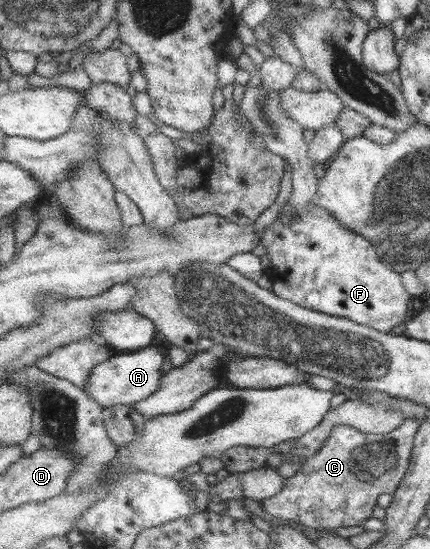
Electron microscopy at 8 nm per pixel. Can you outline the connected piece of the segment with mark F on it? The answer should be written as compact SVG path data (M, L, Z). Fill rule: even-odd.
M260 83L245 89L239 108L244 117L252 124L253 129L259 135L265 147L284 157L290 162L292 170L292 191L289 200L285 203L278 219L264 229L261 245L267 251L267 258L275 269L273 277L275 282L272 291L283 299L290 299L310 310L317 310L324 314L351 319L351 322L373 327L376 331L391 334L397 328L405 324L409 315L409 301L412 295L407 291L402 280L402 275L395 269L390 269L379 257L378 249L369 239L357 232L345 228L335 216L327 212L325 208L319 208L314 203L319 193L319 177L315 175L314 161L310 158L310 143L305 141L304 127L291 116L286 114L282 102L282 91L275 91L265 84ZM291 215L299 215L299 222L291 224Z

